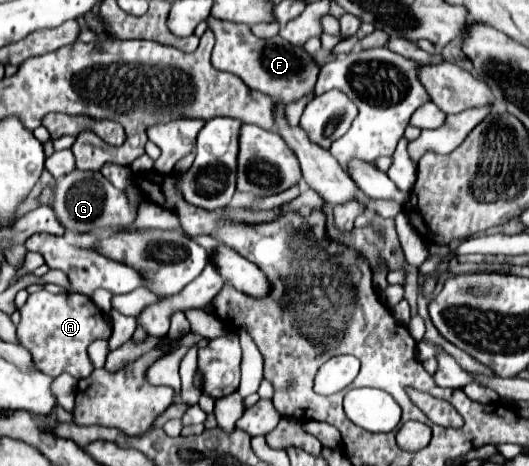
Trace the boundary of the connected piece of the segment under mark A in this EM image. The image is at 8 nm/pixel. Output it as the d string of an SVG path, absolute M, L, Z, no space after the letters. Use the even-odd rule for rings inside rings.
M47 290L29 294L25 306L21 308L21 322L17 328L37 370L49 376L67 372L75 378L87 378L87 374L93 372L87 356L89 344L93 340L107 340L113 334L109 318L93 304L89 296L75 292L51 294Z

